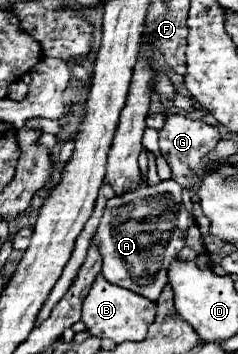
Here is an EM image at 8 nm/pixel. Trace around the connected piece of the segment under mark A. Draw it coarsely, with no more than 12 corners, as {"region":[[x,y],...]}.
{"region":[[175,180],[109,198],[111,284],[155,302],[193,224]]}

